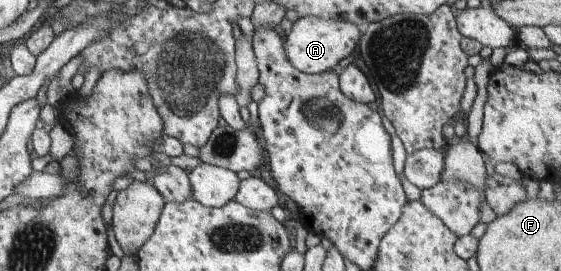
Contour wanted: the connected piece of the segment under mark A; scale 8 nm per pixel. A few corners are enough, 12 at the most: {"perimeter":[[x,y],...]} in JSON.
{"perimeter":[[303,17],[284,36],[296,70],[323,74],[354,52],[362,31]]}

